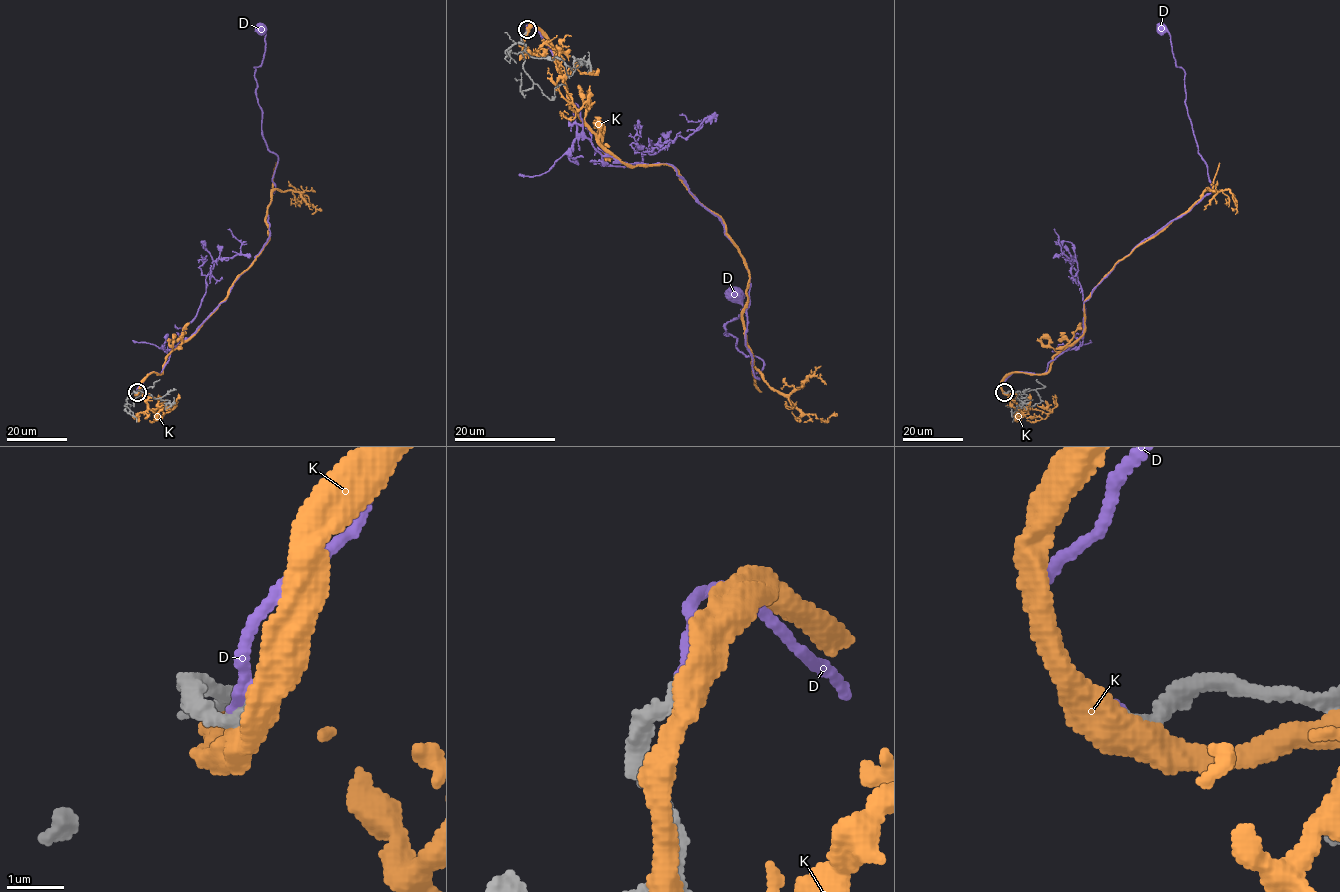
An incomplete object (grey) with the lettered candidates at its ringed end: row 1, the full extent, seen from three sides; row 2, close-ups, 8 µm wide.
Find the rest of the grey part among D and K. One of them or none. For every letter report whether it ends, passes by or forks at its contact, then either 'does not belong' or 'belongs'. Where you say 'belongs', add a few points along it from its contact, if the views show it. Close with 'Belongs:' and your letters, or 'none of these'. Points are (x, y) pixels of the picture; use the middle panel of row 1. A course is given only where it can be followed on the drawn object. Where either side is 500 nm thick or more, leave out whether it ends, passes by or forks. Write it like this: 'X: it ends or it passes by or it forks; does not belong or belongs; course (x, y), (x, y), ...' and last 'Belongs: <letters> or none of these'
D: it ends; does not belong
K: does not belong
Belongs: none of these

